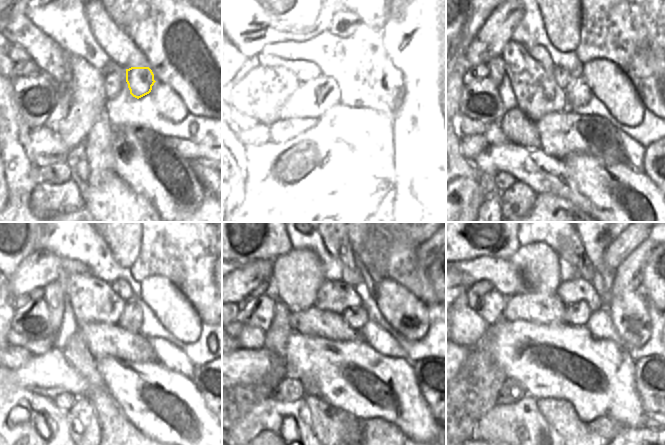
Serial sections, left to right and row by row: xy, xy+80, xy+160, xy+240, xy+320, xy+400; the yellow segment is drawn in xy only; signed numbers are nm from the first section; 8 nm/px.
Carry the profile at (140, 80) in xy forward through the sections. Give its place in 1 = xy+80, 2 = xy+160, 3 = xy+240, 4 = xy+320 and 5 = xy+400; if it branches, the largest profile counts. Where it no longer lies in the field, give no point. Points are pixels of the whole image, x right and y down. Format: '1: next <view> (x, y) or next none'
1: next xy+80 (357, 94)
2: next xy+160 (579, 93)
3: next xy+240 (131, 318)
4: next xy+320 (356, 317)
5: next xy+400 (578, 314)

